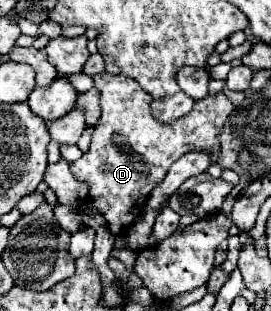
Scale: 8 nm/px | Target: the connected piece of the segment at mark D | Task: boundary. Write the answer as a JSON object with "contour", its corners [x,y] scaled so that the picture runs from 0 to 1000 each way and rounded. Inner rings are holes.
{"contour":[[[358,235],[343,241],[351,260],[351,286],[373,299],[373,376],[365,395],[343,421],[336,441],[336,473],[328,486],[262,524],[262,556],[328,595],[328,627],[321,627],[321,653],[395,711],[395,730],[410,743],[410,756],[446,756],[535,672],[542,653],[542,627],[565,614],[565,601],[601,576],[601,563],[616,556],[616,543],[690,486],[764,486],[779,498],[779,518],[808,518],[808,415],[823,415],[823,395],[838,389],[838,376],[852,370],[852,357],[867,350],[860,331],[823,305],[801,299],[793,312],[764,305],[734,325],[720,325],[712,350],[697,370],[653,383],[646,395],[594,395],[572,389],[550,363],[550,331],[557,331],[557,305],[535,299],[513,267],[498,267],[498,254],[469,248],[469,241],[402,241],[402,235]]]}

